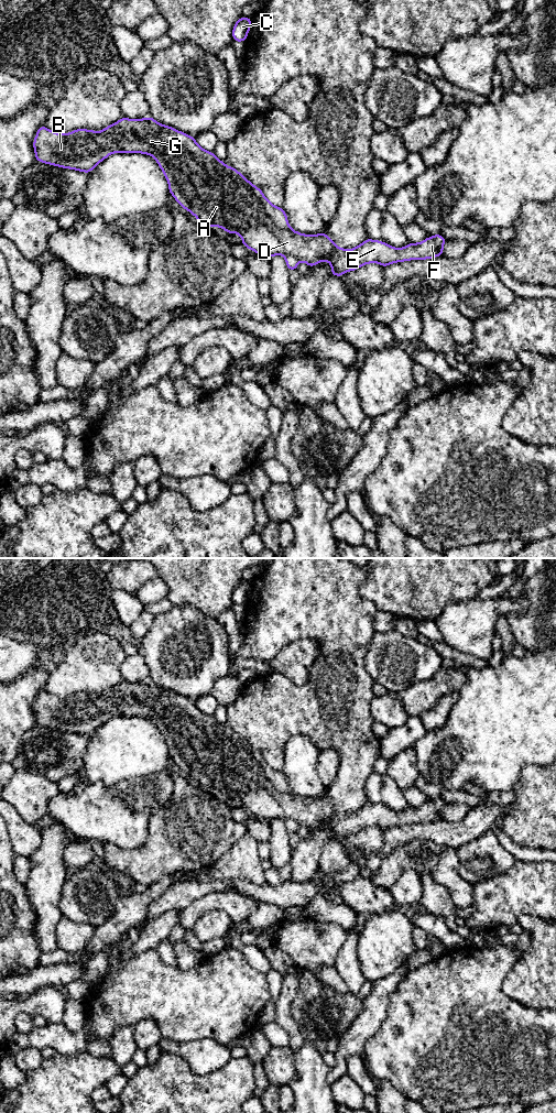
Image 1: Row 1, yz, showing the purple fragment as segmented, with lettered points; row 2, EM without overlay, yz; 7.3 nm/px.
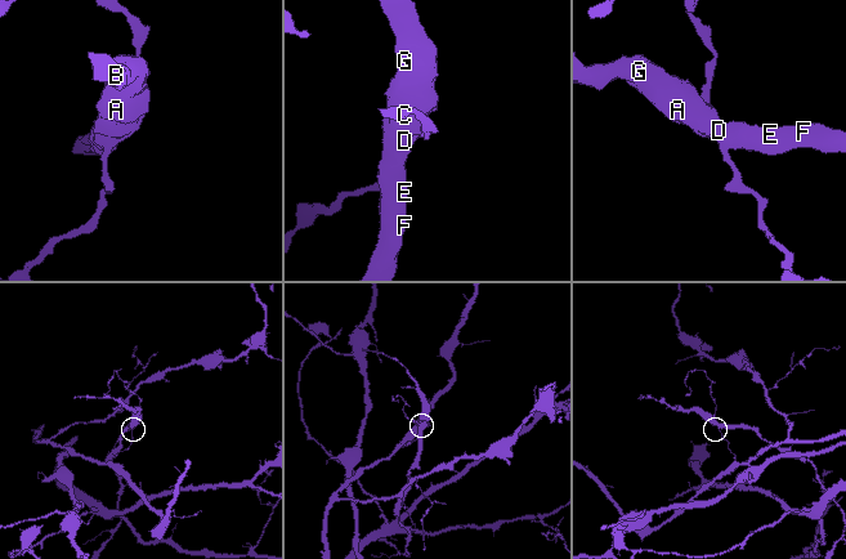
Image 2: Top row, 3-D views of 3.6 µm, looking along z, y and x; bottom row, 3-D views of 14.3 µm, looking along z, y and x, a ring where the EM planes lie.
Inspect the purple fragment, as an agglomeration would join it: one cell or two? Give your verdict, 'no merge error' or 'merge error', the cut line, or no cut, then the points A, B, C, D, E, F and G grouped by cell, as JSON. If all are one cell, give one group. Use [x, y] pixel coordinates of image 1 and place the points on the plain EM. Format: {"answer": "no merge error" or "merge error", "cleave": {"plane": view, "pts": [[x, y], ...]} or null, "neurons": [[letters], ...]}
{"answer": "merge error", "cleave": {"plane": "yz", "pts": [[284, 819], [292, 818], [298, 824]]}, "neurons": [["A", "B", "D", "E", "F", "G"], ["C"]]}

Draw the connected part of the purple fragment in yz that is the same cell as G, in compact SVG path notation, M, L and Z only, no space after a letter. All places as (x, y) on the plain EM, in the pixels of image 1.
M120 681L100 696L76 692L61 698L44 688L37 692L33 703L35 723L62 732L69 732L89 738L100 725L112 717L141 717L155 722L167 746L170 757L178 768L195 779L203 789L219 790L229 798L239 797L242 808L258 819L294 819L309 831L328 825L331 839L340 841L369 827L379 827L383 831L390 828L427 823L445 819L443 809L447 804L439 797L418 807L411 806L403 811L394 811L383 805L367 801L361 808L346 814L332 806L324 796L304 798L290 790L283 772L274 770L263 757L233 730L228 731L214 716L204 713L194 702L170 689L159 687L154 681Z

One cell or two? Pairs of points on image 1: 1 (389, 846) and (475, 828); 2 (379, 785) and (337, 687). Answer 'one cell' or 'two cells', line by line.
1: one cell
2: two cells

